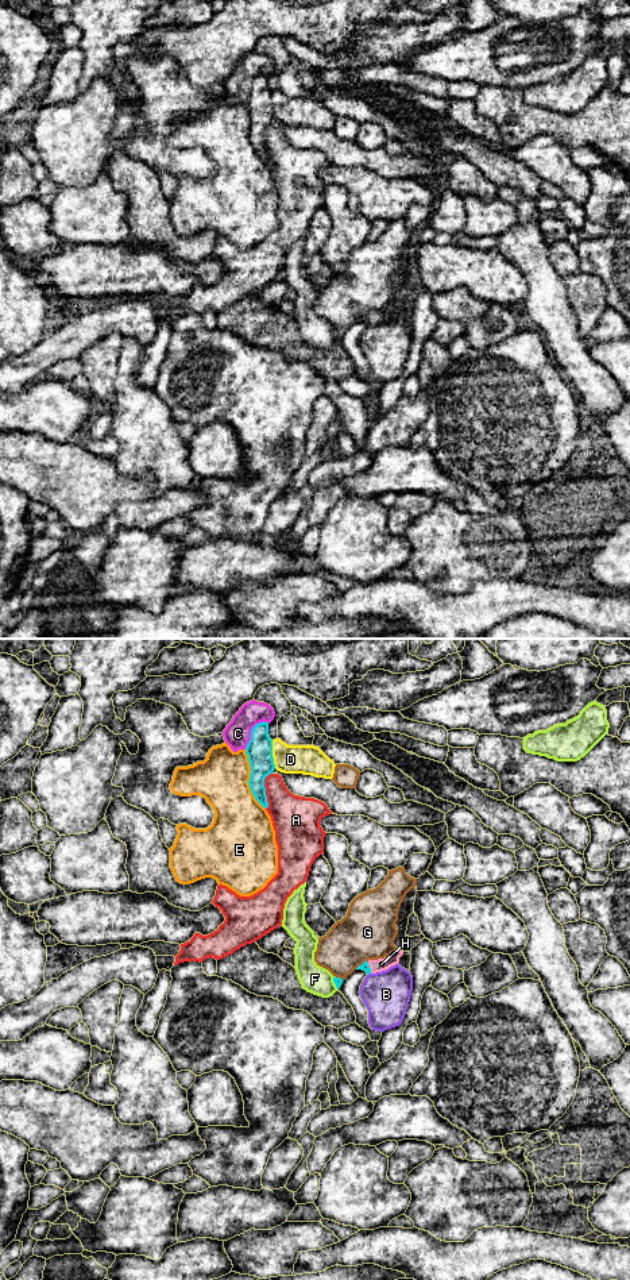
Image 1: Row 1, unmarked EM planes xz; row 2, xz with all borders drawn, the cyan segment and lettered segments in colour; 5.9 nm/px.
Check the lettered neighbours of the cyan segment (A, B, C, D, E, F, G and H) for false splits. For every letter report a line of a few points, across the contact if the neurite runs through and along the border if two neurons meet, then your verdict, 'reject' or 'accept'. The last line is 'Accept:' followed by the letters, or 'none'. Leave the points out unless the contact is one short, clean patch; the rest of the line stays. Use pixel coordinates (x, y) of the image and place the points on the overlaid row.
A: reject
B: reject
C: reject
D: xz (271, 740), (271, 756), (275, 767) | reject
E: reject
F: reject
G: xz (367, 960), (355, 968) | reject
H: xz (364, 966), (368, 967), (381, 964) | accept
Accept: H

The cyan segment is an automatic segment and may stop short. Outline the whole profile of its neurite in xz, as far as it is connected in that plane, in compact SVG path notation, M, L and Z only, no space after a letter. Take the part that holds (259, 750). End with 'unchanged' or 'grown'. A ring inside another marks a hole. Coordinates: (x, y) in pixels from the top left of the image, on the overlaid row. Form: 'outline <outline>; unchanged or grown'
outline M259 722L251 730L251 740L246 747L251 774L250 789L255 799L268 807L264 779L273 774L275 764L273 757L273 740L268 736L268 722Z; unchanged

